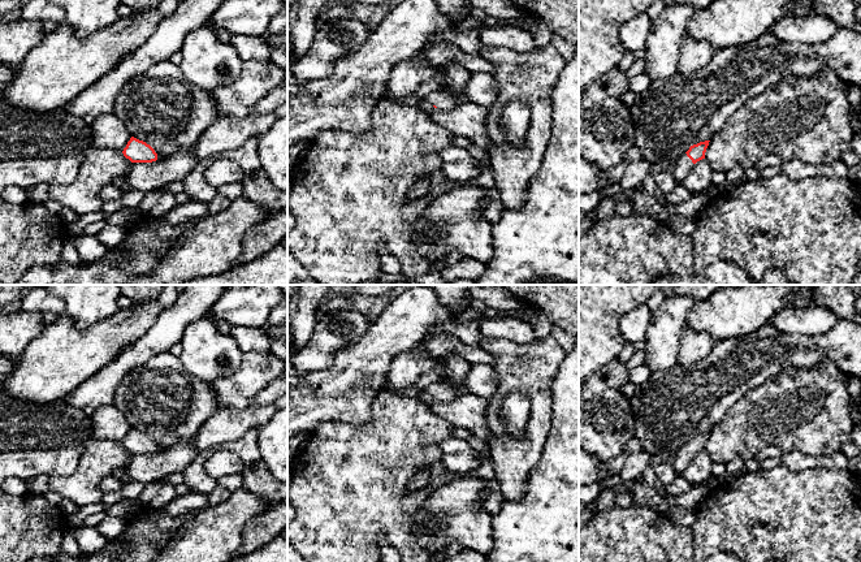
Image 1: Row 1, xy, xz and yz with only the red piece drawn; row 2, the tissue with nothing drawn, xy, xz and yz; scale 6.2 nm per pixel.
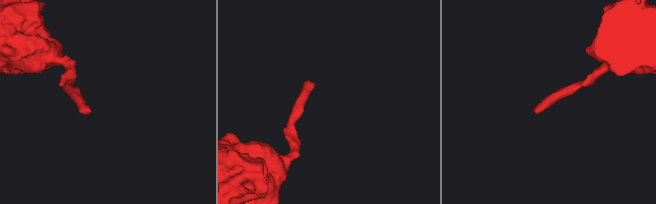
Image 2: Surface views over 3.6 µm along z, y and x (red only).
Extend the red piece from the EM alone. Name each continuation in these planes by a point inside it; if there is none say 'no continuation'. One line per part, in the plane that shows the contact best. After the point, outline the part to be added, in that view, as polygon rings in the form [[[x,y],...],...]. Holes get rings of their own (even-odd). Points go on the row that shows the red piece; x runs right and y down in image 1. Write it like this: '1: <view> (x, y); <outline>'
1: yz (683, 165); [[[684,154],[679,157],[679,160],[675,163],[675,168],[674,168],[674,172],[672,172],[678,185],[682,185],[682,182],[684,181],[685,176],[691,172],[693,165],[695,164],[687,156],[687,154]]]

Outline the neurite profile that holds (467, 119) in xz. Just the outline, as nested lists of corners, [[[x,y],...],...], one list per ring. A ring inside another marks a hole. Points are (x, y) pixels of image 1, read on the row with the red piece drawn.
[[[425,98],[419,100],[417,107],[432,121],[453,131],[455,135],[468,138],[485,151],[490,148],[492,142],[486,131],[486,108],[466,100],[451,109],[438,109],[429,104]]]

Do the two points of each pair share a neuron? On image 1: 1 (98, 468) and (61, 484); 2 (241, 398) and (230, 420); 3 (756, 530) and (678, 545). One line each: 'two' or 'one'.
1: one
2: two
3: two

